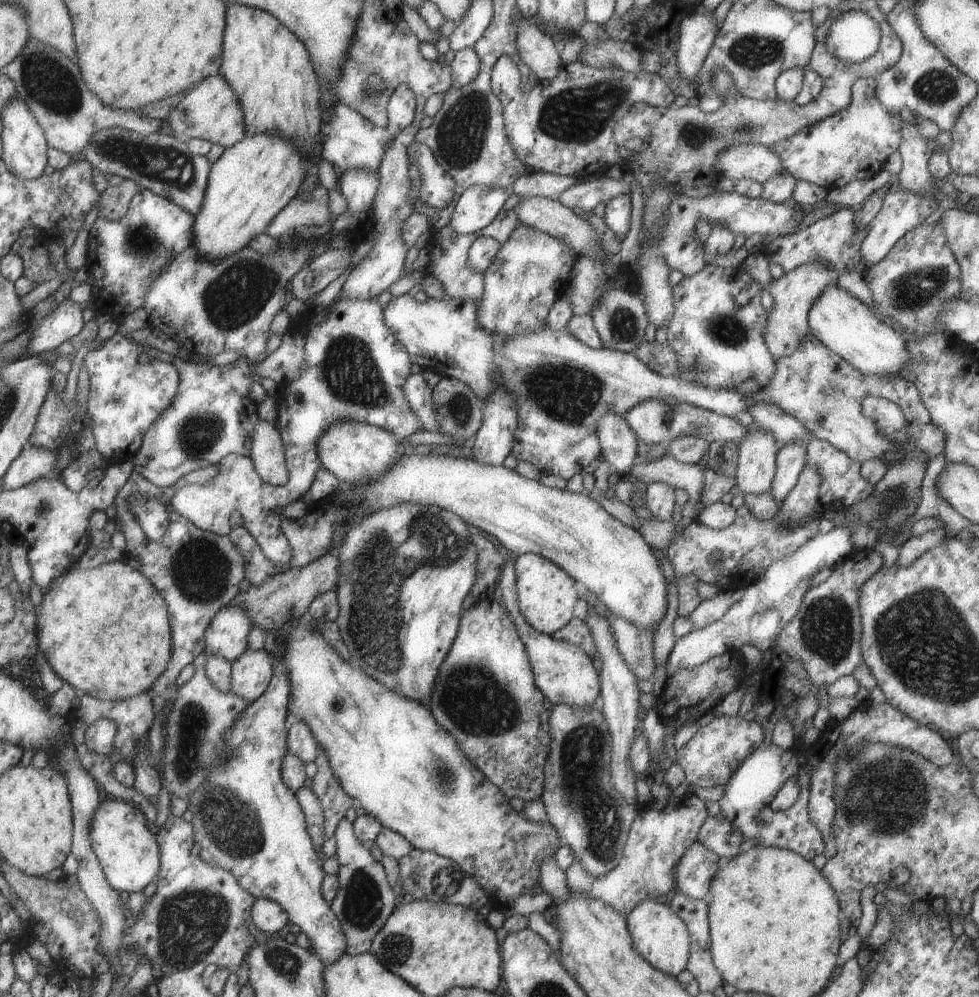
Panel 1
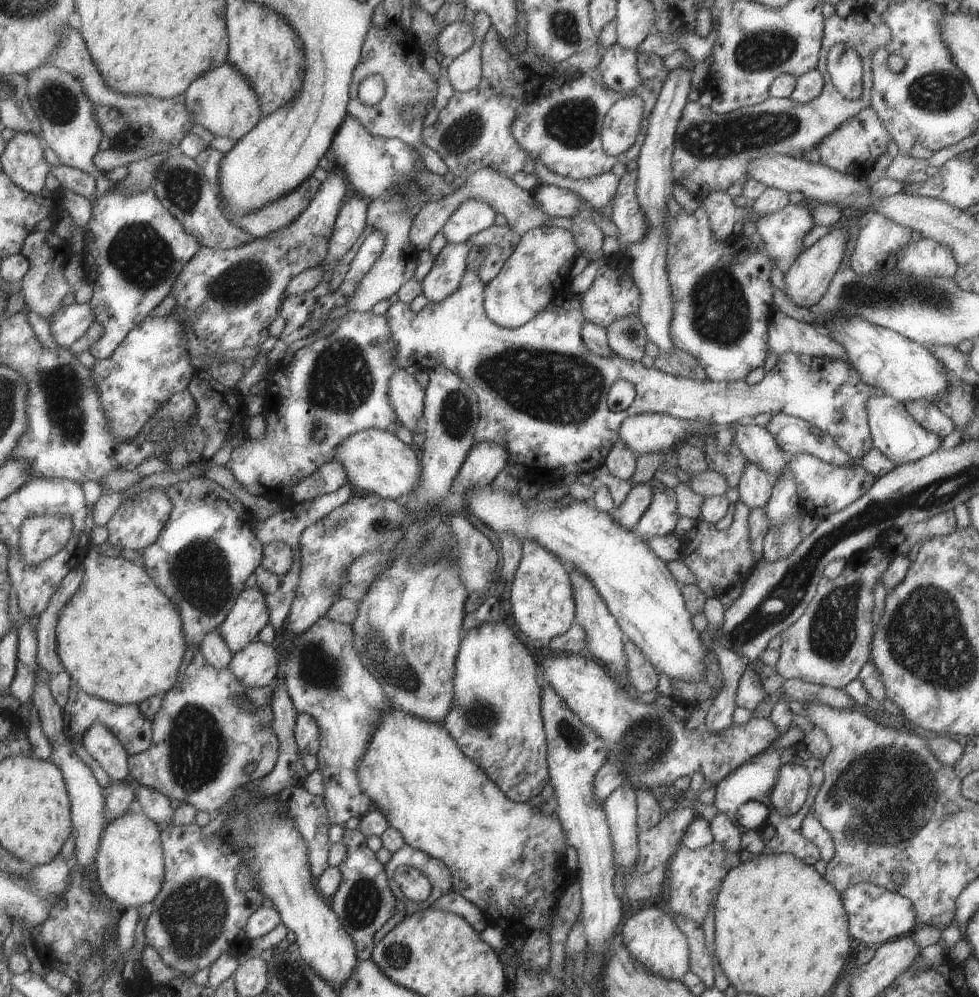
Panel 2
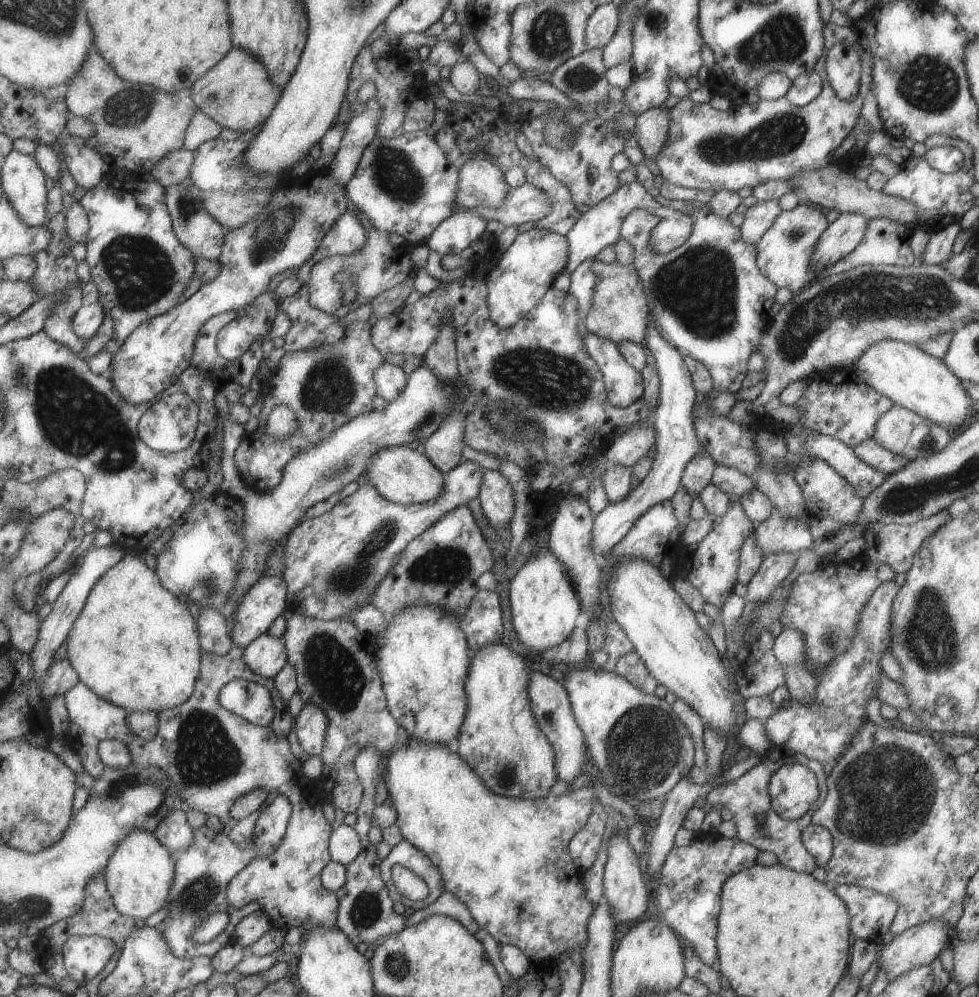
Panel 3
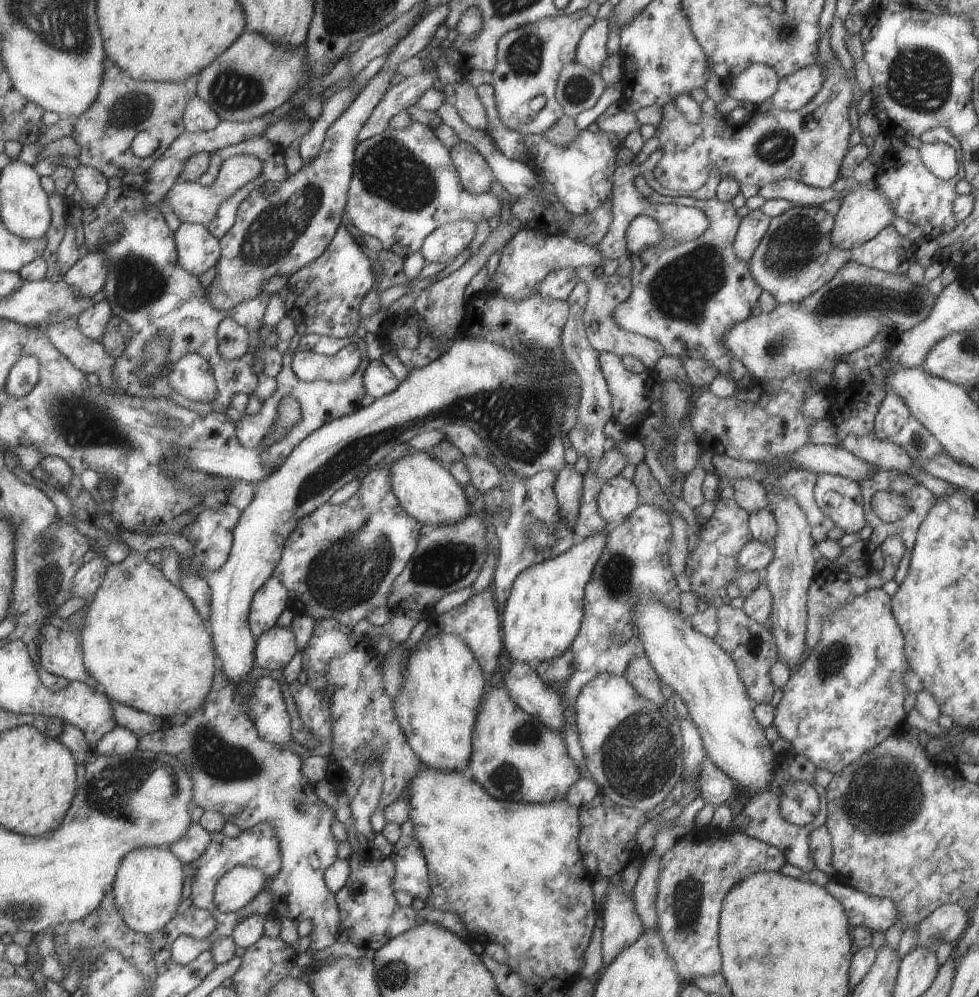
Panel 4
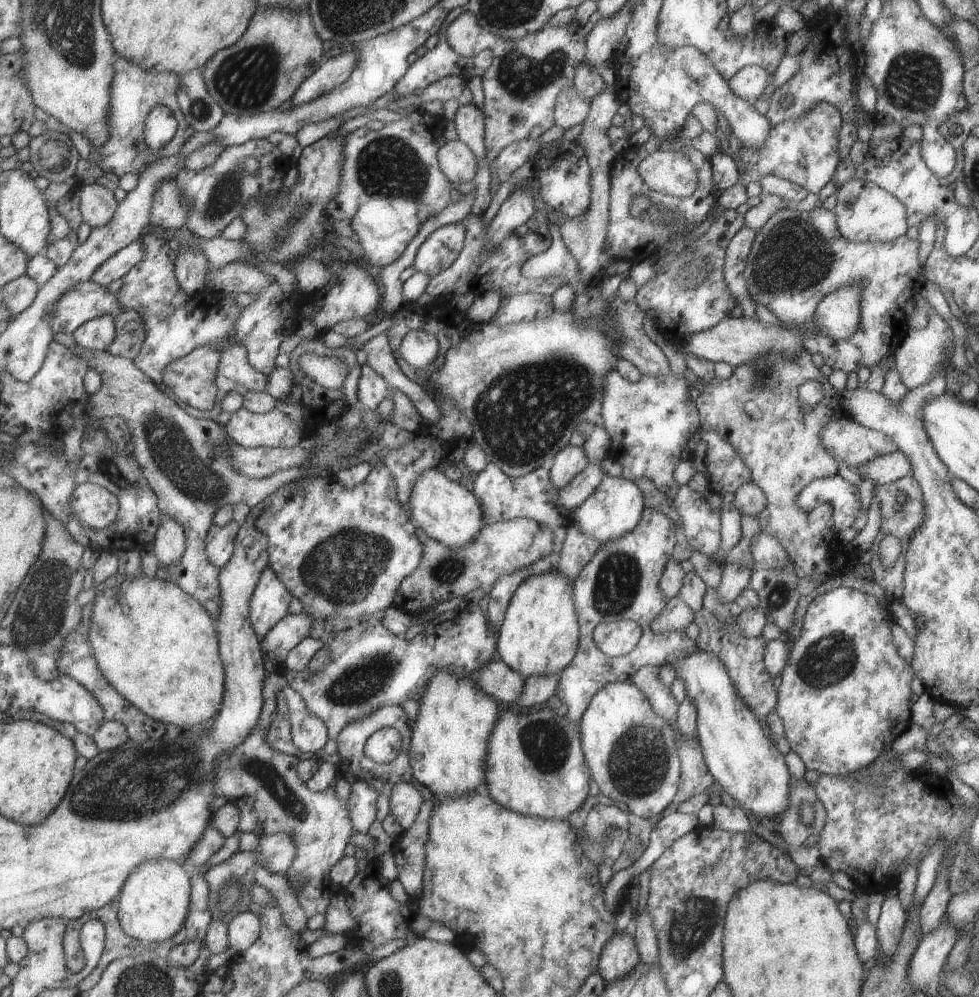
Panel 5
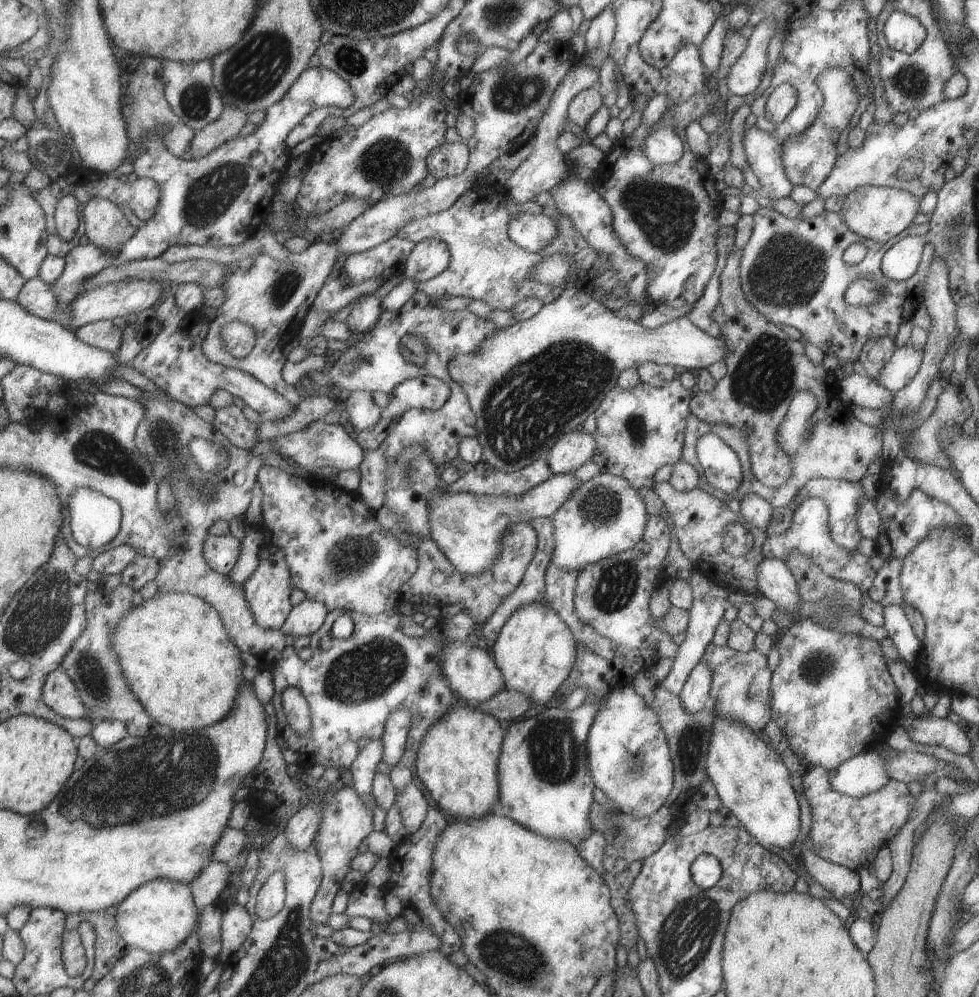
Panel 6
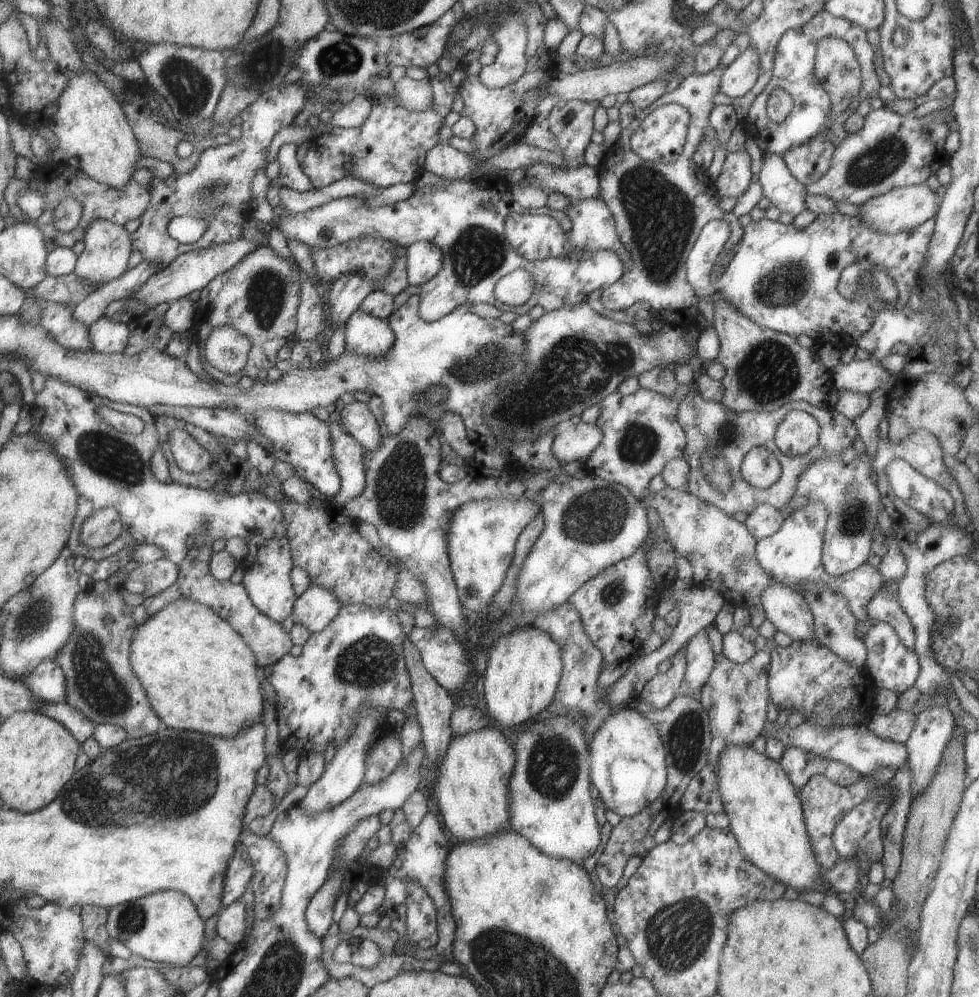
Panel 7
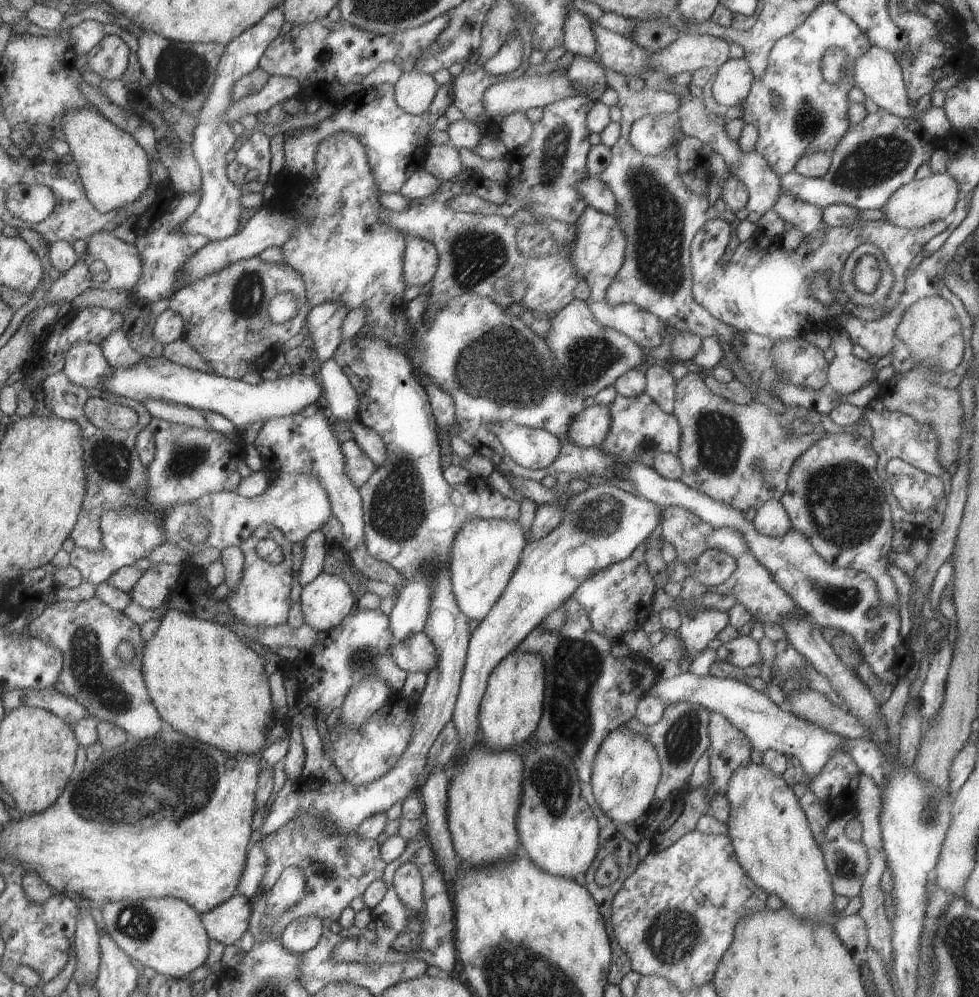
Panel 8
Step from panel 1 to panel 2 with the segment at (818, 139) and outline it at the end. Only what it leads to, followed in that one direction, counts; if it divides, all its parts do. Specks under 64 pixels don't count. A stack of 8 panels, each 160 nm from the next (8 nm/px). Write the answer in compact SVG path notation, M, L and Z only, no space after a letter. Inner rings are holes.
M846 42L835 43L826 54L826 69L831 85L841 95L857 99L862 93L863 60L849 46ZM869 106L859 110L855 116L849 117L829 134L822 136L821 140L818 140L817 144L811 148L793 151L790 156L813 164L825 165L841 174L865 179L873 172L877 157L885 153L887 143L891 138L877 113Z

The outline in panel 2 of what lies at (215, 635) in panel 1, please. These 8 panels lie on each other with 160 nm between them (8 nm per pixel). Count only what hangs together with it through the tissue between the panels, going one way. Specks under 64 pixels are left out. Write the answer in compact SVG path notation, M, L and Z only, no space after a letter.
M256 587L240 592L225 620L216 628L227 648L233 653L256 640L257 633L269 621L268 608L261 591Z

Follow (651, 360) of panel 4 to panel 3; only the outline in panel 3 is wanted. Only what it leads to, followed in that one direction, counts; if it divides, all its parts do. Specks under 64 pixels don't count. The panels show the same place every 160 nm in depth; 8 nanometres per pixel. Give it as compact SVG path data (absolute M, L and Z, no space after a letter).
M593 261L594 287L592 290L589 310L585 315L587 331L609 339L617 344L629 341L643 346L644 332L649 320L647 299L642 289L641 279L637 276L634 264L620 265L616 261L605 264Z

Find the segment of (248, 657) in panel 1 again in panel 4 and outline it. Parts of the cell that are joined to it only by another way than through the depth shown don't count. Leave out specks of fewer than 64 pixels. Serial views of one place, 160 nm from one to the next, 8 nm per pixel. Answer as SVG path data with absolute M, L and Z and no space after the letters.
M273 626L255 640L254 666L264 670L282 670L298 651L291 628Z

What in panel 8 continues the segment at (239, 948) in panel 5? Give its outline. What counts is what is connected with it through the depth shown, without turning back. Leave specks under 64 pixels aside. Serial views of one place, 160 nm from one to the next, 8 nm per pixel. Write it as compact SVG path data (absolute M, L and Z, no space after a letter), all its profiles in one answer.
M234 894L226 902L199 914L199 920L209 940L226 946L237 943L248 930L250 915L249 900L241 894Z

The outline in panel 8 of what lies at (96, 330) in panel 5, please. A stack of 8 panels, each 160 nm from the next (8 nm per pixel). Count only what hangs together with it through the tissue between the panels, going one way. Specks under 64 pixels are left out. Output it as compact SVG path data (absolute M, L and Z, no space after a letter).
M121 328L109 332L109 336L105 336L99 346L110 368L129 368L143 360L139 352L130 348L130 342Z

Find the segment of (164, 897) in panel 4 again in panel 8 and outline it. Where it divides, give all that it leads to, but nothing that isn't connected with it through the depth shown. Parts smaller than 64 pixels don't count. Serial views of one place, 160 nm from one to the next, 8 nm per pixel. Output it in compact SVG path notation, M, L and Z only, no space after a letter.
M177 898L134 899L103 902L99 909L103 917L104 931L130 959L140 962L145 968L151 968L157 974L173 980L189 976L199 966L205 965L208 955L209 938L199 920L199 914Z

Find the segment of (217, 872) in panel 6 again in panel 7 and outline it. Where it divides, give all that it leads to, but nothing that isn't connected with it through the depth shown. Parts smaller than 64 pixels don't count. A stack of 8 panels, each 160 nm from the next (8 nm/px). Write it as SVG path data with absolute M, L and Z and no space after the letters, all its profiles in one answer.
M236 855L227 864L225 876L223 876L223 892L221 892L221 904L225 907L243 894L245 887L253 878L252 865Z

